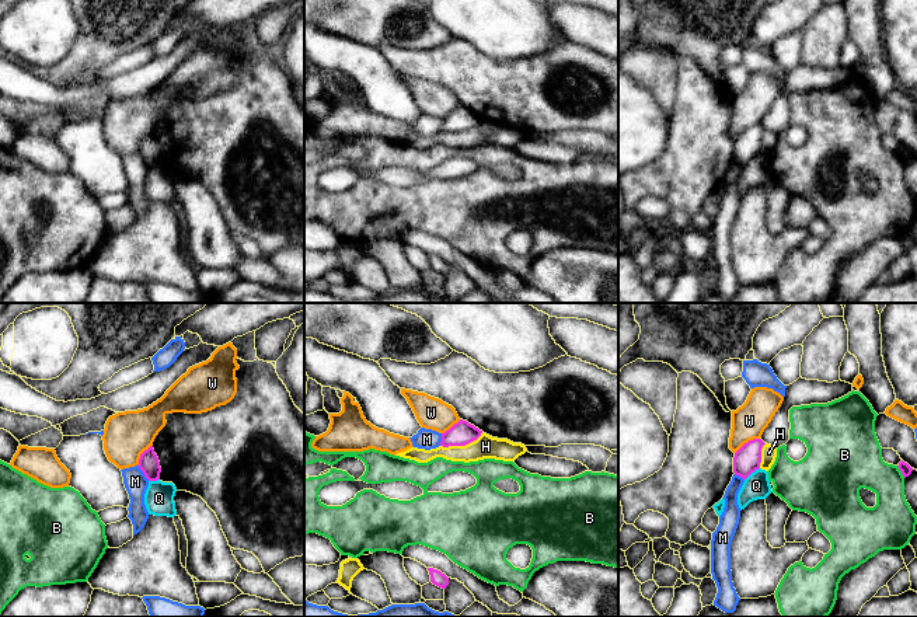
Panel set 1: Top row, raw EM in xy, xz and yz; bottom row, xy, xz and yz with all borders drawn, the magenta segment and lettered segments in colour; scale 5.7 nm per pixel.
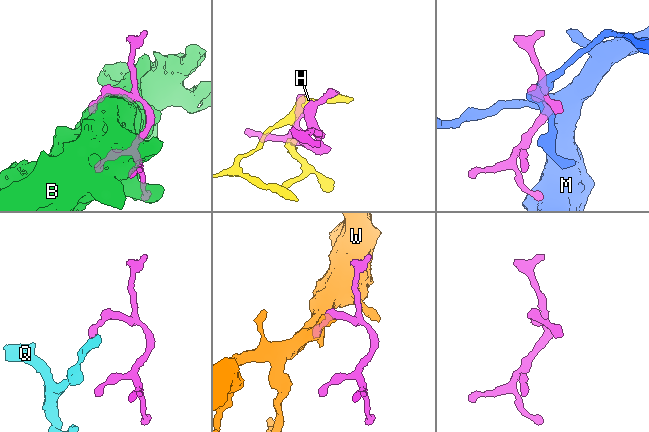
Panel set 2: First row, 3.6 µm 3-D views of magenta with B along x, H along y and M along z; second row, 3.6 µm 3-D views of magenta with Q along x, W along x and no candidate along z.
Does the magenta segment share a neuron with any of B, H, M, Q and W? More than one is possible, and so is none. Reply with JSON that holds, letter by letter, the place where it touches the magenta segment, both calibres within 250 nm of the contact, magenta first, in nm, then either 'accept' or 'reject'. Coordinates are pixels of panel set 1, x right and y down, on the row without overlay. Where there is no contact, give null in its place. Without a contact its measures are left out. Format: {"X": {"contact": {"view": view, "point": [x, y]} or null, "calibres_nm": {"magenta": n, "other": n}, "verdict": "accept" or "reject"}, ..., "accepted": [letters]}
{"B": {"contact": {"view": "yz", "point": [900, 156]}, "calibres_nm": {"magenta": 70, "other": 280}, "verdict": "reject"}, "H": {"contact": {"view": "xz", "point": [462, 131]}, "calibres_nm": {"magenta": 140, "other": 140}, "verdict": "reject"}, "M": {"contact": {"view": "xy", "point": [143, 159]}, "calibres_nm": {"magenta": 120, "other": 130}, "verdict": "reject"}, "Q": {"contact": {"view": "yz", "point": [752, 157]}, "calibres_nm": {"magenta": 150, "other": 150}, "verdict": "reject"}, "W": {"contact": {"view": "yz", "point": [748, 128]}, "calibres_nm": {"magenta": 150, "other": 200}, "verdict": "reject"}, "accepted": []}

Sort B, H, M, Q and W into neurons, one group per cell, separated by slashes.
B / H / M / Q / W

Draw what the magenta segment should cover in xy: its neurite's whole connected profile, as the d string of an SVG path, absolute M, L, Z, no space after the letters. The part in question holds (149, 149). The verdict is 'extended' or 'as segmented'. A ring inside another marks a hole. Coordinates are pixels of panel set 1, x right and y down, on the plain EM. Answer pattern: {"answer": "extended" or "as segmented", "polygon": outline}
{"answer": "as segmented", "polygon": "M153 132L140 140L137 151L149 167L160 165L161 153Z"}

